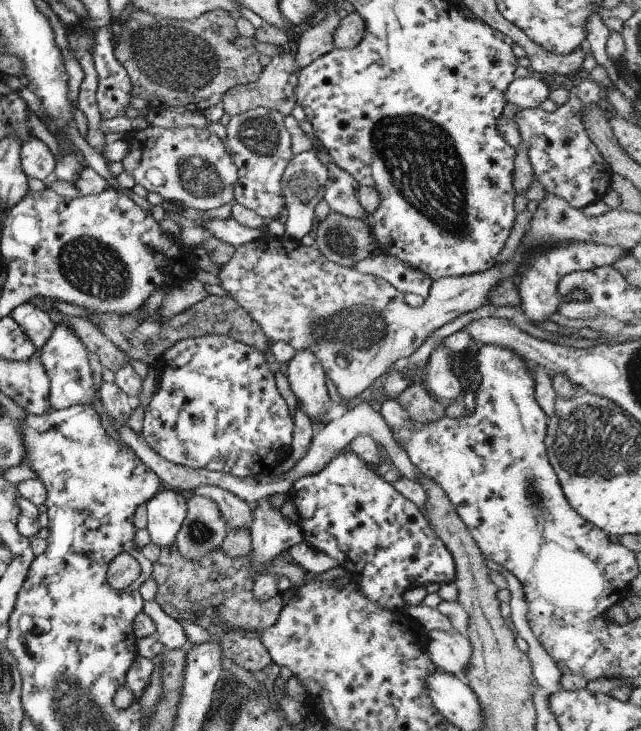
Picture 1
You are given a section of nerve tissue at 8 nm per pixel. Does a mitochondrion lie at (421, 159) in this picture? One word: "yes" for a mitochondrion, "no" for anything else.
yes

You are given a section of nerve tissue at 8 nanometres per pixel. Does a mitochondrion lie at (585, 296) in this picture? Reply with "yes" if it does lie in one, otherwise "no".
no

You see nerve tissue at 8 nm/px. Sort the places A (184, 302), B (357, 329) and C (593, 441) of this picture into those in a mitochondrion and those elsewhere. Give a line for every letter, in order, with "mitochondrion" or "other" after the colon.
A: other
B: mitochondrion
C: mitochondrion

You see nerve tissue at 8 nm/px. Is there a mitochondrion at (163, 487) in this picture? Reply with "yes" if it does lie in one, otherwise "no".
no

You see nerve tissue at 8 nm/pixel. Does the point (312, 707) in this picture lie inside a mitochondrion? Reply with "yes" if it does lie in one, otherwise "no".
no

